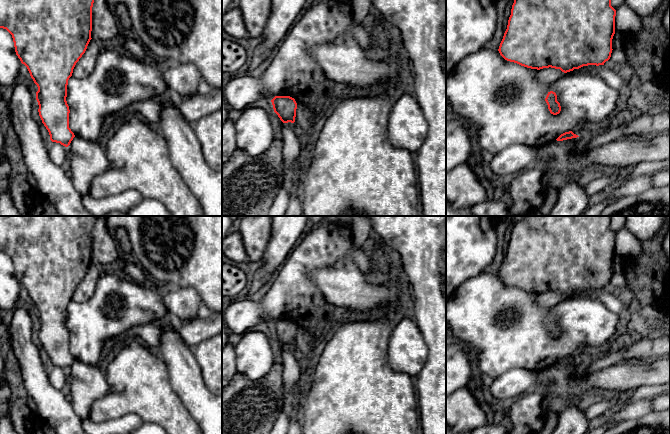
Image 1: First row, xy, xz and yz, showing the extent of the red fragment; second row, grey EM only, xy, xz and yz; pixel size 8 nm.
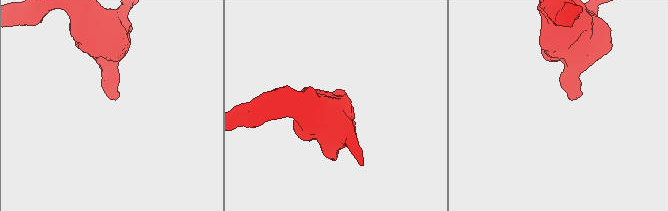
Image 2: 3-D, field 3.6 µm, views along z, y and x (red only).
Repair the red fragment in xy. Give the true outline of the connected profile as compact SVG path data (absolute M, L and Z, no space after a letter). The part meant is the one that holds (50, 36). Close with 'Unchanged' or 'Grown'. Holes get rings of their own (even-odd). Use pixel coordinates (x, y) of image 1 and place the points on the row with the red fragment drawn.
M0 0L0 28L6 29L13 38L15 52L21 63L24 64L34 83L38 87L36 92L36 100L39 105L39 116L42 120L42 123L49 132L50 140L52 142L60 143L61 145L68 147L75 137L74 133L69 128L69 106L66 101L67 97L67 85L68 80L72 76L73 69L82 55L85 53L87 46L90 42L91 31L92 31L92 7L94 0Z. Unchanged

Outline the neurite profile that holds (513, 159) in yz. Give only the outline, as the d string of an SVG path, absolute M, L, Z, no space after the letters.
M513 144L493 155L491 169L500 181L507 180L537 164L539 151L542 147Z

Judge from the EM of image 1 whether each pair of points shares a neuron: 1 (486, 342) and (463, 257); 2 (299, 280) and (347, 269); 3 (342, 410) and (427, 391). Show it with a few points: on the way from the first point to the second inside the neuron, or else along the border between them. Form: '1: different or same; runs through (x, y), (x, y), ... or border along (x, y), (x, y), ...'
1: different; border along (487, 269), (465, 280), (456, 290)
2: different; border along (330, 264), (309, 274), (324, 296)
3: different; border along (413, 377), (419, 416)

